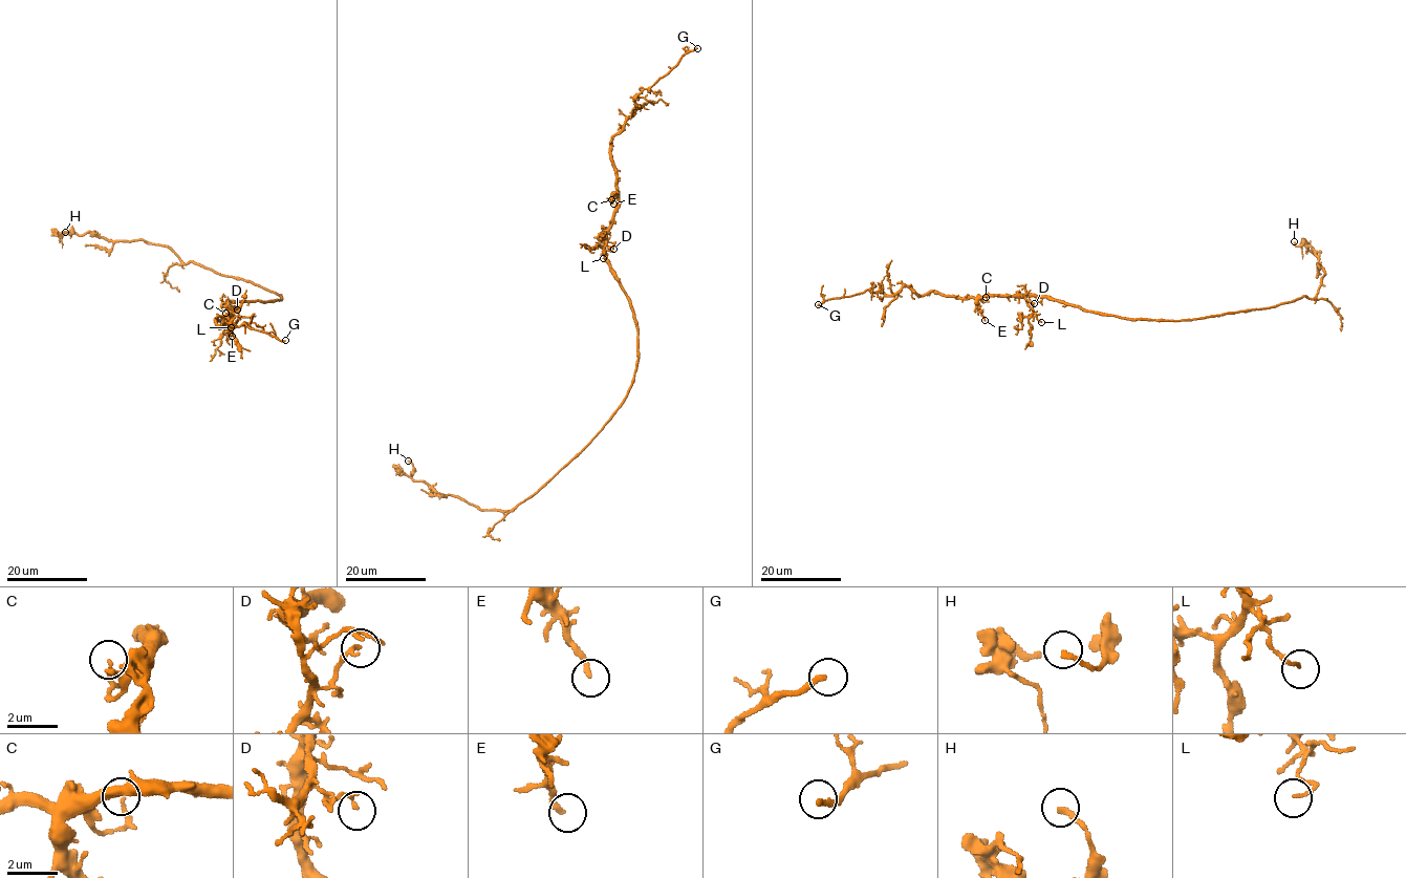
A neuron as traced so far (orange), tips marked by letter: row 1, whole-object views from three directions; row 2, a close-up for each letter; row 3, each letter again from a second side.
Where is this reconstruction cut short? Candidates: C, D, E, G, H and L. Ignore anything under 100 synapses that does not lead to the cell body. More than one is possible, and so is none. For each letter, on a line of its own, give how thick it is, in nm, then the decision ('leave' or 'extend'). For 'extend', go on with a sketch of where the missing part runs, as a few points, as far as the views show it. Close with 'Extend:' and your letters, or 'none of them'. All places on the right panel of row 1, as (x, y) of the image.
C: 110 nm thick; leave
D: 160 nm thick; leave
E: 200 nm thick; leave
G: 240 nm thick; extend; missing branch runs (818, 304), (831, 298), (836, 314), (814, 326), (796, 318), (779, 305), (772, 276)
H: 190 nm thick; leave
L: 120 nm thick; leave
Extend: G

